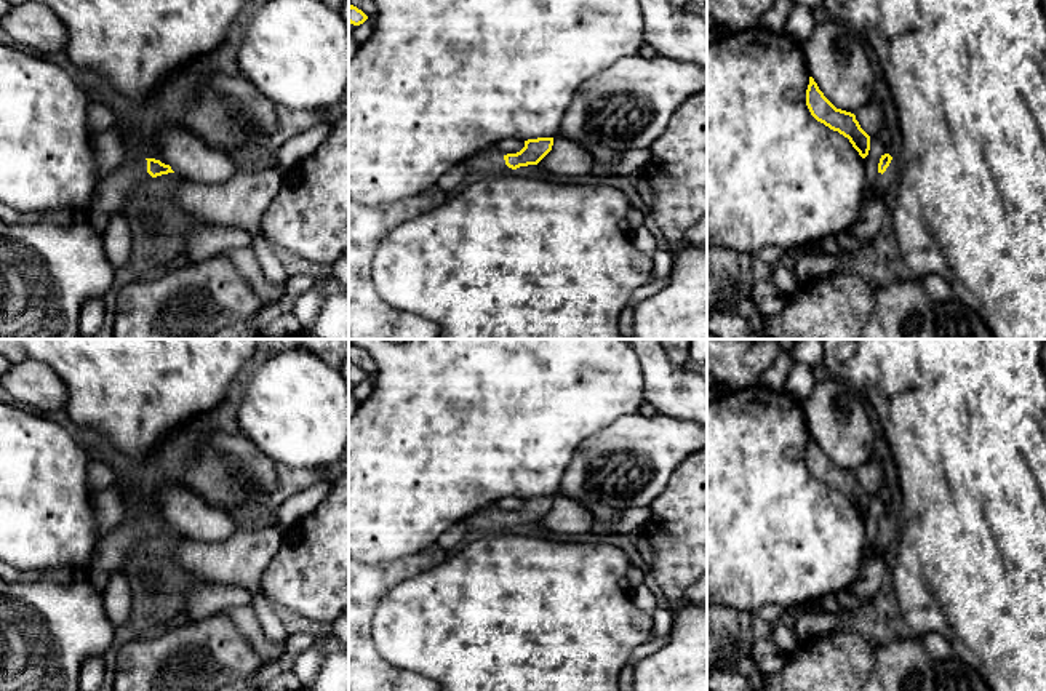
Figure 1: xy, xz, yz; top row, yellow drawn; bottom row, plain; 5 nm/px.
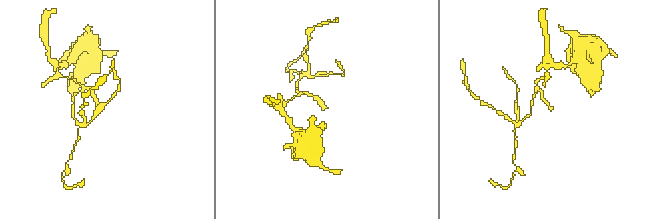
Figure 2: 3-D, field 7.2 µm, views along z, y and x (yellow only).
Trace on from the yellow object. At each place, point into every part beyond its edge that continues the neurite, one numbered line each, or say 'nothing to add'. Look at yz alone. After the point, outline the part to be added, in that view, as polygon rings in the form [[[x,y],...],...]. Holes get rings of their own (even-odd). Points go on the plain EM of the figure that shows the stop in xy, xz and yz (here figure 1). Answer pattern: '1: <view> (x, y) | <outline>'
1: yz (890, 535) | [[[892,517],[886,529],[883,533],[878,531],[875,539],[875,545],[881,557],[886,552],[888,545],[897,539],[897,536],[899,536],[899,518]]]

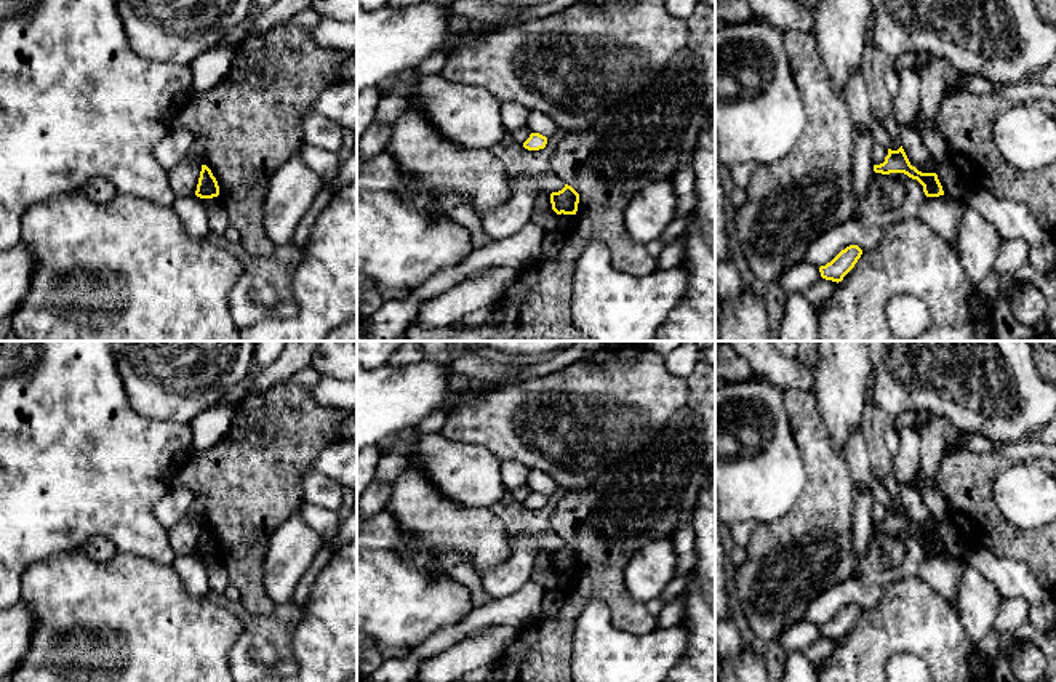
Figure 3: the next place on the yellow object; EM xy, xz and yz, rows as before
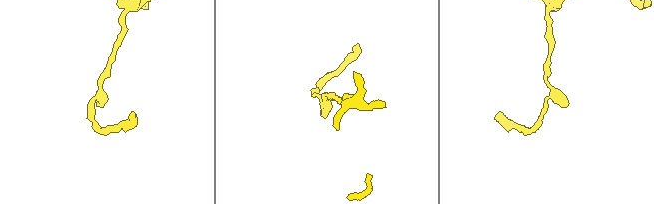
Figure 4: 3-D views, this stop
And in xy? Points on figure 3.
nothing to add

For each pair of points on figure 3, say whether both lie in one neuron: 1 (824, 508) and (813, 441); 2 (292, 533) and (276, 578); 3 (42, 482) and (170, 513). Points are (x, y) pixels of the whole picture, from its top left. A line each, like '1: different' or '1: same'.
1: same
2: same
3: different

